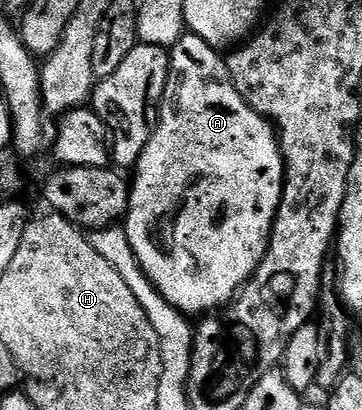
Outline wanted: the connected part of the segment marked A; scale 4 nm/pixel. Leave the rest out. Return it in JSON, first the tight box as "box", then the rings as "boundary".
{"box":[124,35,286,315],"boundary":[[[183,35],[178,42],[176,42],[172,48],[169,50],[170,55],[170,82],[166,85],[166,96],[162,99],[162,104],[160,106],[160,116],[158,118],[158,125],[154,128],[154,134],[152,139],[148,143],[148,147],[144,147],[142,152],[142,157],[138,160],[136,168],[133,170],[134,181],[132,177],[132,184],[130,185],[130,210],[126,213],[124,218],[124,228],[126,234],[128,235],[128,243],[132,243],[132,251],[136,255],[136,259],[140,263],[142,270],[146,273],[146,278],[152,282],[152,284],[158,289],[158,293],[163,299],[166,300],[174,309],[179,309],[181,313],[187,315],[193,315],[193,313],[198,313],[197,315],[210,315],[215,311],[221,310],[223,307],[229,306],[231,302],[237,298],[241,288],[258,272],[260,263],[264,259],[266,254],[266,248],[270,245],[270,232],[274,229],[274,220],[278,214],[278,208],[282,202],[282,186],[286,183],[286,163],[282,155],[282,147],[280,144],[280,138],[276,132],[275,126],[271,122],[267,121],[265,117],[261,117],[259,113],[256,112],[254,108],[250,106],[247,101],[242,98],[240,91],[235,87],[234,82],[230,79],[230,70],[228,68],[227,62],[222,61],[220,58],[219,50],[212,48],[208,43],[204,43],[204,39],[193,35]]]}

